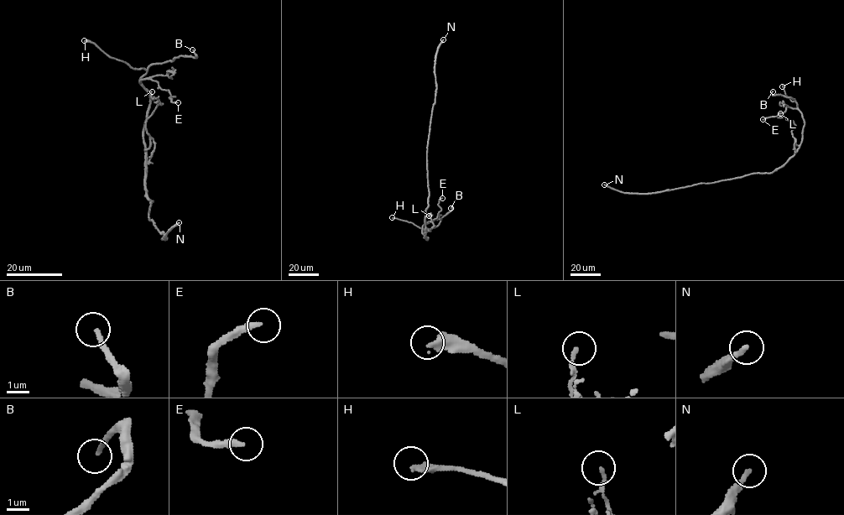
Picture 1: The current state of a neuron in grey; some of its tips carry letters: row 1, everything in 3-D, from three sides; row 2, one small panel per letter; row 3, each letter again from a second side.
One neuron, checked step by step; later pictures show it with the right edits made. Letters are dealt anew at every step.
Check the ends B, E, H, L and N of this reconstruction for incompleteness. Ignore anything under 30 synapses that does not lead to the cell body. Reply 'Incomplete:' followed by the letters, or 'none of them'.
Incomplete: H, N

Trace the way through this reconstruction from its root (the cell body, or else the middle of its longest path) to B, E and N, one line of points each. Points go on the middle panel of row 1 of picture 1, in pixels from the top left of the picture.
B: (428, 185), (424, 237), (427, 239), (422, 233), (436, 226), (450, 208)
E: (428, 185), (424, 236), (426, 239), (422, 226), (437, 217), (441, 209), (439, 200), (442, 198)
N: (428, 185), (426, 152), (436, 88), (435, 54), (443, 39)

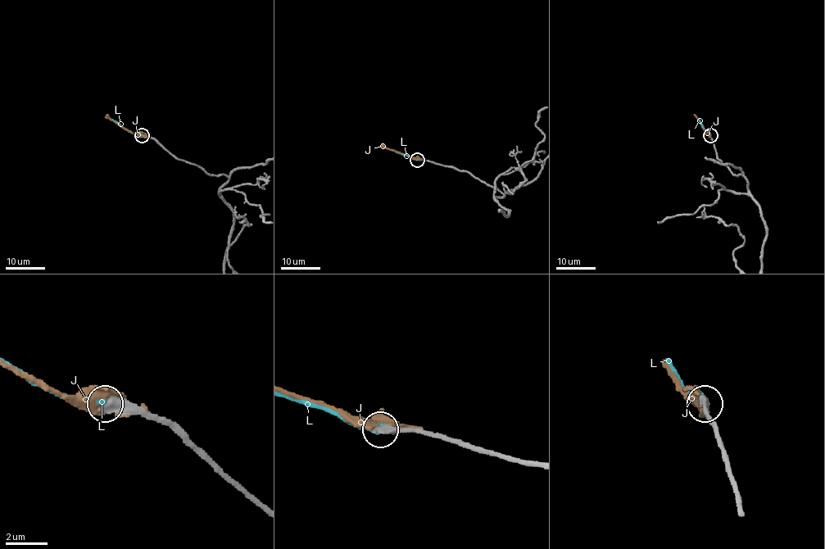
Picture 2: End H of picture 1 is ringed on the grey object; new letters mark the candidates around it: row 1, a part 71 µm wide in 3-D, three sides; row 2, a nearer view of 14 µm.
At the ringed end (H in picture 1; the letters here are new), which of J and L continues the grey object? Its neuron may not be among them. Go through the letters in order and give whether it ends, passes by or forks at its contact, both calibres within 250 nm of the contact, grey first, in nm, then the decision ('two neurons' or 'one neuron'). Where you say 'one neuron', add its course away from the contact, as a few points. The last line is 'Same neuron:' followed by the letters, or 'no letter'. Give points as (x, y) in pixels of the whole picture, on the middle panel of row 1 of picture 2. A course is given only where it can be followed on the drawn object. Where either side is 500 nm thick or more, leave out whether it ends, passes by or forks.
J: calibres 500 and 300 nm; two neurons
L: it ends; calibres 480 and 460 nm; one neuron
Same neuron: L

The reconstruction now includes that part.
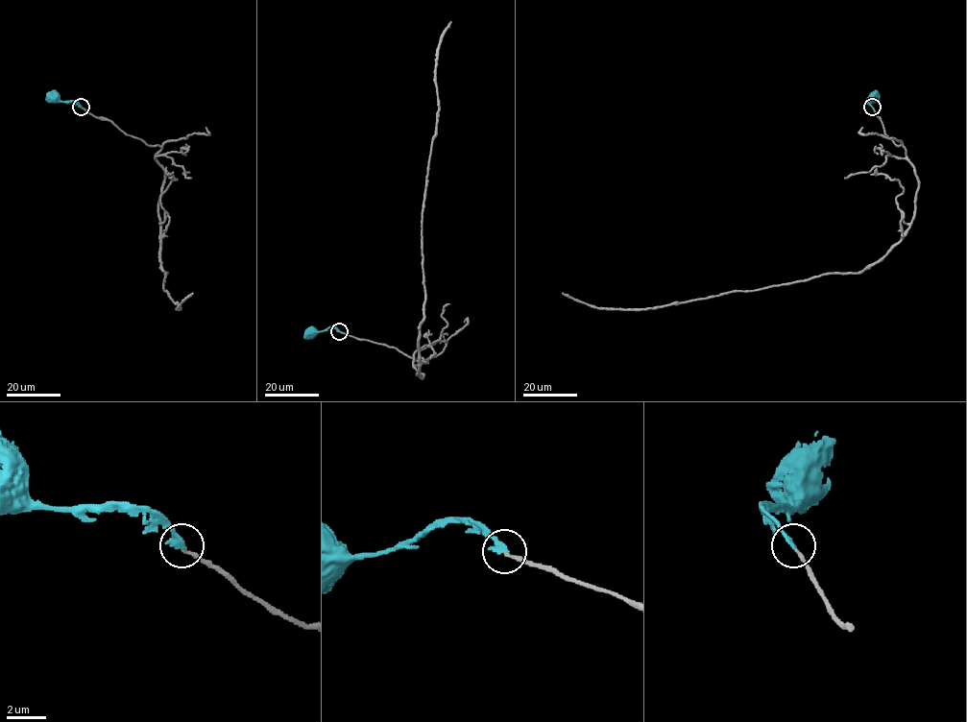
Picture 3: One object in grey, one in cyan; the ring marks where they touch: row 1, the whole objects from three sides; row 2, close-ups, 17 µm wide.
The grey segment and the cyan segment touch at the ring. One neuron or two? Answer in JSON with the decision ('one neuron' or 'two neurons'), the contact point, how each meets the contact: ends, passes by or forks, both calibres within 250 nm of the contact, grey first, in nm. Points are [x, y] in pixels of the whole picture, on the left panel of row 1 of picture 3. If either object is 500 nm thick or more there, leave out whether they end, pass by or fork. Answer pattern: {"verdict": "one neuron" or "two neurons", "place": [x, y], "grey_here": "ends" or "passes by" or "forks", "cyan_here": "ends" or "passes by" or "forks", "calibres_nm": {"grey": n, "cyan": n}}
{"verdict": "one neuron", "place": [81, 107], "grey_here": "ends", "cyan_here": "ends", "calibres_nm": {"grey": 160, "cyan": 320}}

